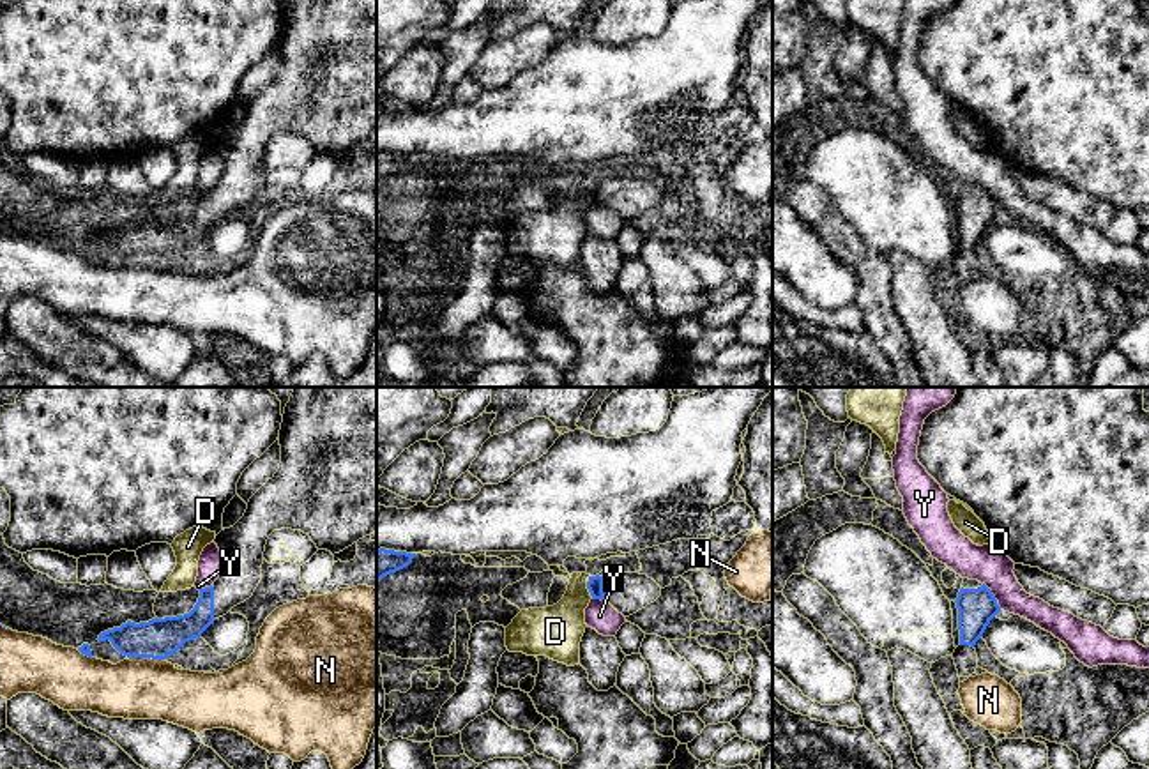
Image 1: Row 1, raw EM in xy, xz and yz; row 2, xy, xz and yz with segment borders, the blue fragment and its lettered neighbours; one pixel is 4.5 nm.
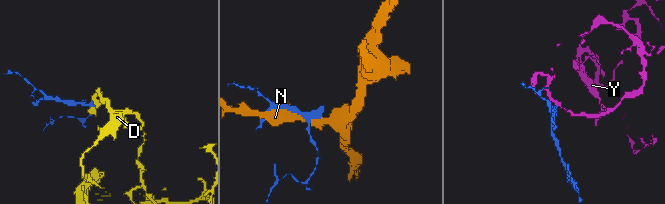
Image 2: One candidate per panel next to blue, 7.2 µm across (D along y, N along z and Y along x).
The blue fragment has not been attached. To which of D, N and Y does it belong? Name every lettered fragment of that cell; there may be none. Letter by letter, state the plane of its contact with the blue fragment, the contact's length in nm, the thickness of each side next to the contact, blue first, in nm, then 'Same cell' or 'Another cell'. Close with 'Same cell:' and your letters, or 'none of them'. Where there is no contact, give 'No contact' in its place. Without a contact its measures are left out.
D: Touches blue in xz. Shared border 110 nm. Thickness 70 nm (blue) against 240 nm. Another cell
N: Touches blue in xy. Shared border 170 nm. Thickness 190 nm (blue) against 280 nm. Another cell
Y: Touches blue in yz. Shared border 110 nm. Thickness 180 nm (blue) against 170 nm. Another cell
Same cell: none of them

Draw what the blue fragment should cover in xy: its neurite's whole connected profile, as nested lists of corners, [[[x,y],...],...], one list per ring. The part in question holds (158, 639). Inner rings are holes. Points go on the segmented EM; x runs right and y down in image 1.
[[[293,387],[278,438],[281,445],[279,468],[249,499],[244,516],[216,536],[214,543],[224,557],[224,567],[210,587],[198,589],[200,598],[194,608],[184,615],[156,617],[140,624],[127,621],[120,628],[101,633],[99,642],[110,640],[127,658],[166,659],[186,642],[200,638],[216,619],[253,596],[262,580],[265,544],[274,530],[301,530],[311,537],[318,550],[327,550],[332,555],[377,530],[377,387]]]

